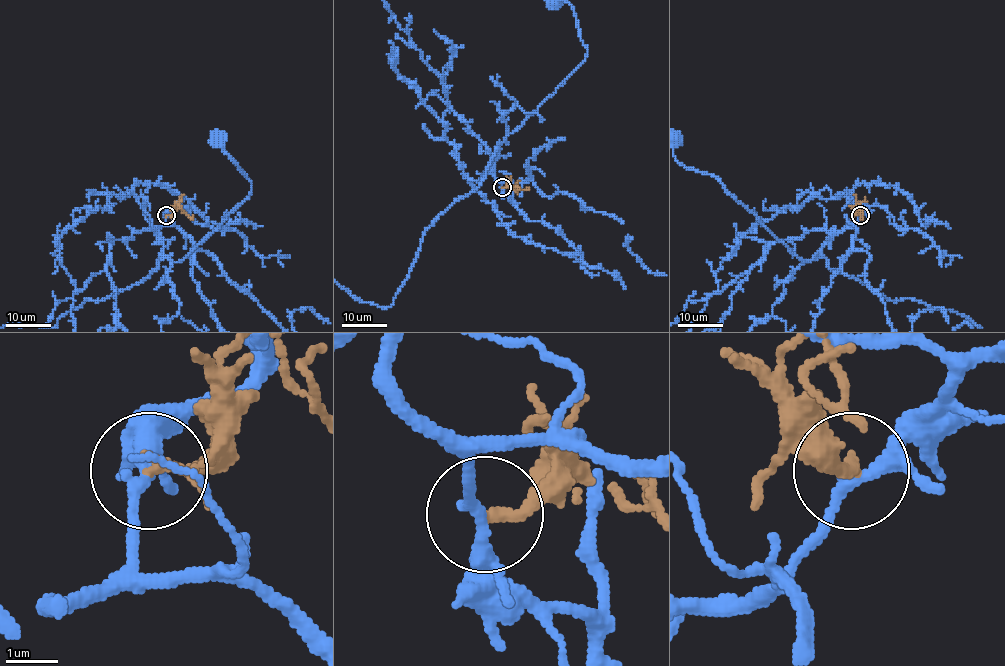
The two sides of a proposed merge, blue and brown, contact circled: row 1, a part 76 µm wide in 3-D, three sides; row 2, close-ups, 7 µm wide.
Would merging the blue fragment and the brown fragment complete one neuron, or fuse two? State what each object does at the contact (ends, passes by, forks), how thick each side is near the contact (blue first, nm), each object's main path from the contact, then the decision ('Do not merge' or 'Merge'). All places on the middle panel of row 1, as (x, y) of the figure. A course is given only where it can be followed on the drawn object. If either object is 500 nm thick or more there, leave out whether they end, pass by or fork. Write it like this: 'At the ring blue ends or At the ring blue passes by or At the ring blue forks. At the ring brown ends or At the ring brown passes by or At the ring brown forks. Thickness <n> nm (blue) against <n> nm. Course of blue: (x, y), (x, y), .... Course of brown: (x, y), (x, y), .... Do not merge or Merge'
At the ring blue forks. At the ring brown ends. Thickness 200 nm (blue) against 240 nm. Course of blue: (502, 188), (495, 178), (493, 158), (499, 145), (584, 60), (588, 52), (573, 8), (564, 0). Course of brown: (502, 188), (509, 182), (514, 187), (528, 188). Do not merge

